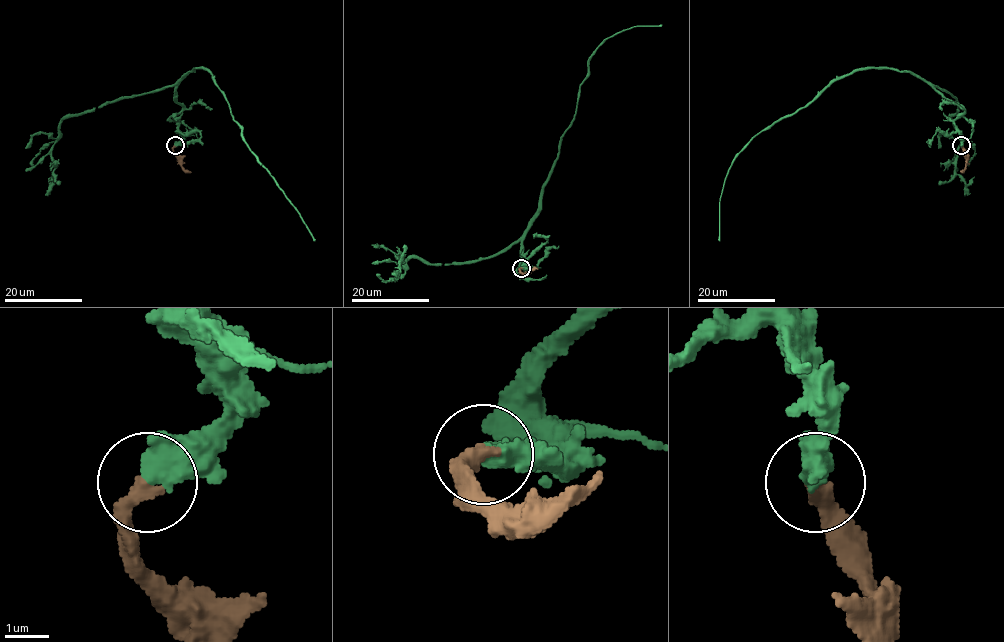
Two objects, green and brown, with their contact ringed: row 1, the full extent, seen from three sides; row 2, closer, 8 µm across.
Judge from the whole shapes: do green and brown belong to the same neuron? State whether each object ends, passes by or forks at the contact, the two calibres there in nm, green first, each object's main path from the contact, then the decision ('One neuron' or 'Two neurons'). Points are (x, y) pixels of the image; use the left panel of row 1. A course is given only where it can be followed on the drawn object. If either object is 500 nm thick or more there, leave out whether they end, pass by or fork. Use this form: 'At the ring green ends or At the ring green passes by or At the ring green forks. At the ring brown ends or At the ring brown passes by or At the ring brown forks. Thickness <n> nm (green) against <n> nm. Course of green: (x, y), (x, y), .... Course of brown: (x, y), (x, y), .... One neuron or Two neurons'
Thickness 550 nm (green) against 400 nm. Course of green: (175, 145), (182, 139), (177, 84), (205, 68), (241, 136), (315, 240). Course of brown: (175, 145), (173, 152), (180, 165), (191, 172). One neuron

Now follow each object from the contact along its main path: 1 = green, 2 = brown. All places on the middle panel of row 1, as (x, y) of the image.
1: (521, 268), (528, 267), (523, 260), (528, 270), (523, 234), (576, 111), (587, 61), (615, 34), (661, 25)
2: (521, 268), (525, 272), (538, 269)

